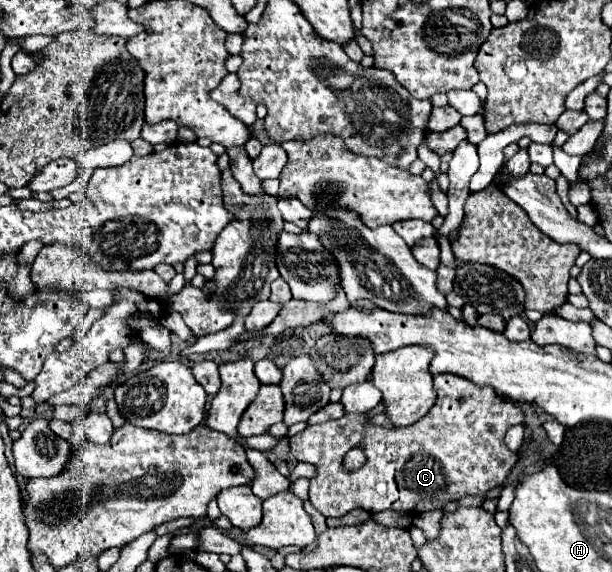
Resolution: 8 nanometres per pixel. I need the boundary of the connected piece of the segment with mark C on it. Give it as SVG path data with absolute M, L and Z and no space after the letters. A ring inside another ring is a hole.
M449 373L435 375L433 387L437 393L433 409L407 429L381 429L369 425L365 415L345 415L343 419L333 419L321 425L307 425L301 433L289 437L291 455L297 461L319 467L317 477L311 479L309 487L309 501L317 511L321 511L325 517L341 517L353 509L365 509L369 513L393 509L399 513L417 515L423 511L441 509L449 501L457 501L465 495L487 495L505 481L517 461L517 453L507 449L503 437L511 425L523 423L521 407L497 395L491 387L473 385L471 381ZM357 445L365 449L367 463L357 471L343 471L343 455Z

